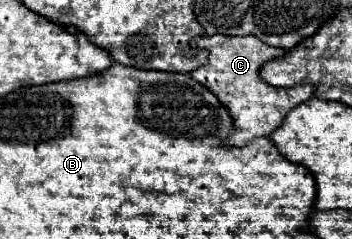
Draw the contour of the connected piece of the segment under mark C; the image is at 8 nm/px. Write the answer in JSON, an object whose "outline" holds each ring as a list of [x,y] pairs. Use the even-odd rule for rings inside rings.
{"outline":[[[211,35],[211,37],[195,37],[191,41],[193,47],[201,47],[209,51],[209,63],[201,65],[191,73],[195,81],[205,85],[209,91],[217,95],[217,99],[229,109],[235,119],[237,131],[229,135],[227,143],[235,147],[245,147],[253,137],[269,137],[285,119],[285,115],[297,107],[299,103],[315,97],[315,87],[291,87],[281,89],[265,83],[261,79],[261,67],[267,61],[273,61],[285,53],[285,49],[269,47],[257,37],[231,37],[231,35]]]}

